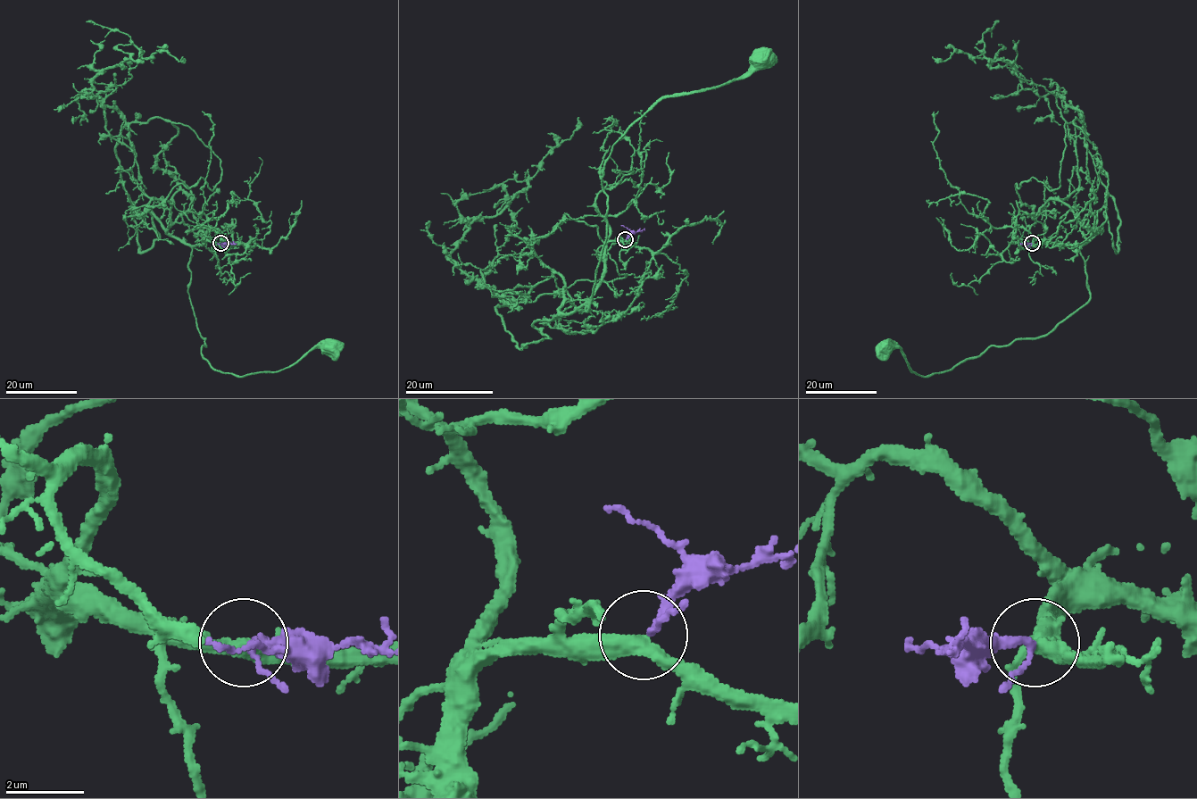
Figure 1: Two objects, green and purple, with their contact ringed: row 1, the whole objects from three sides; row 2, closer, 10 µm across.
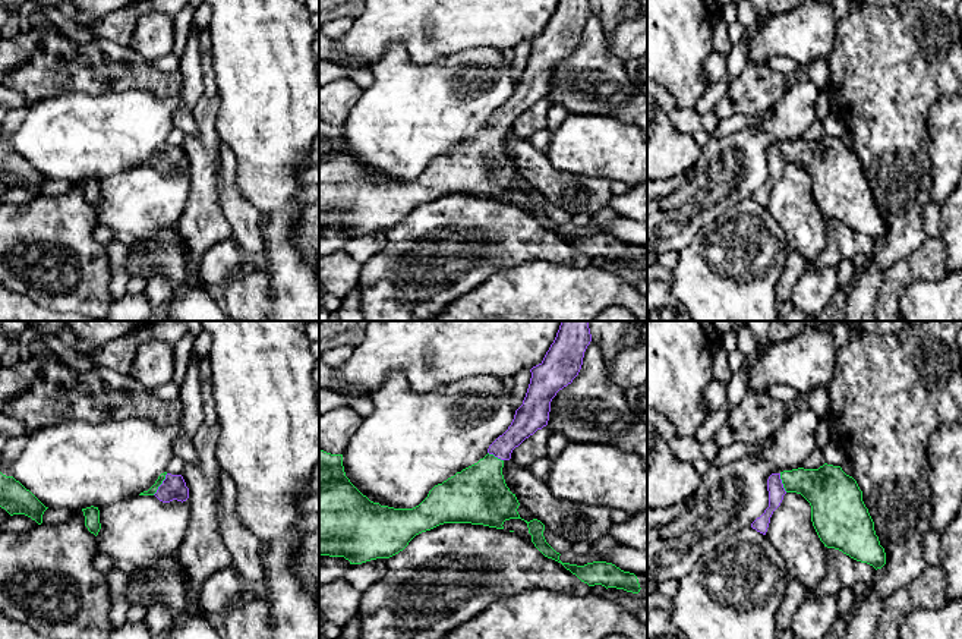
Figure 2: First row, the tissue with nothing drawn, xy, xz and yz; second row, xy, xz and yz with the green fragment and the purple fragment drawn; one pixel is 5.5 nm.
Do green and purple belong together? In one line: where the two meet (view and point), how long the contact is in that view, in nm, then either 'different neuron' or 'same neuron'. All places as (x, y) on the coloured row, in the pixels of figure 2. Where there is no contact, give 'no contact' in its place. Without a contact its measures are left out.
contact xy (161, 482); length 150 nm; same neuron

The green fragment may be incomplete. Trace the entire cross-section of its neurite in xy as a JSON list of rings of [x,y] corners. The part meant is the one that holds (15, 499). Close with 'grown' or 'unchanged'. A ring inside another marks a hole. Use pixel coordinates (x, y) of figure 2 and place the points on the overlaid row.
[[[0,472],[0,507],[10,516],[25,514],[42,523],[42,514],[48,509],[45,507],[29,490],[26,490],[13,476],[6,476]]]; unchanged

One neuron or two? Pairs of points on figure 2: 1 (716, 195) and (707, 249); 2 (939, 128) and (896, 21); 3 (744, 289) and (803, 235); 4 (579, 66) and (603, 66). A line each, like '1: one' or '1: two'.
1: two
2: two
3: two
4: one

